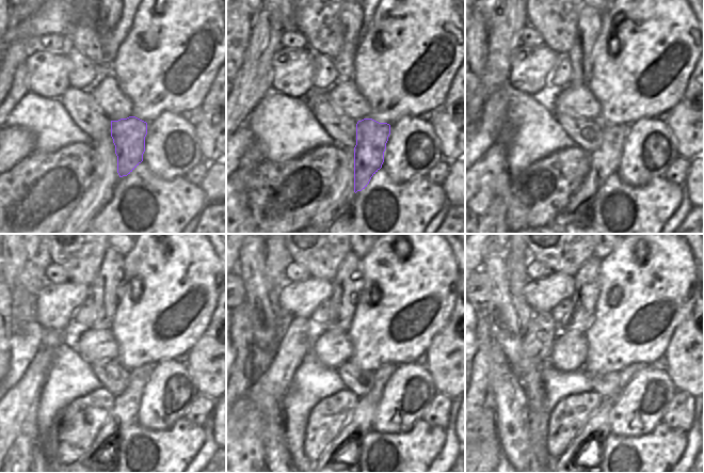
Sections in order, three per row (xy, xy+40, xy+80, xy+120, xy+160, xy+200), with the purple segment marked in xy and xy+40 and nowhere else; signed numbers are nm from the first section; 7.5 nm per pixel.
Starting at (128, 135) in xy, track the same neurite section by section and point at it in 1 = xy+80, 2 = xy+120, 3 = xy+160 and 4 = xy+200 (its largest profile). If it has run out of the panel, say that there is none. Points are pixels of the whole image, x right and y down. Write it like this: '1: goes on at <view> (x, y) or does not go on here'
1: goes on at xy+80 (605, 160)
2: goes on at xy+120 (126, 406)
3: goes on at xy+160 (361, 422)
4: goes on at xy+200 (598, 425)

